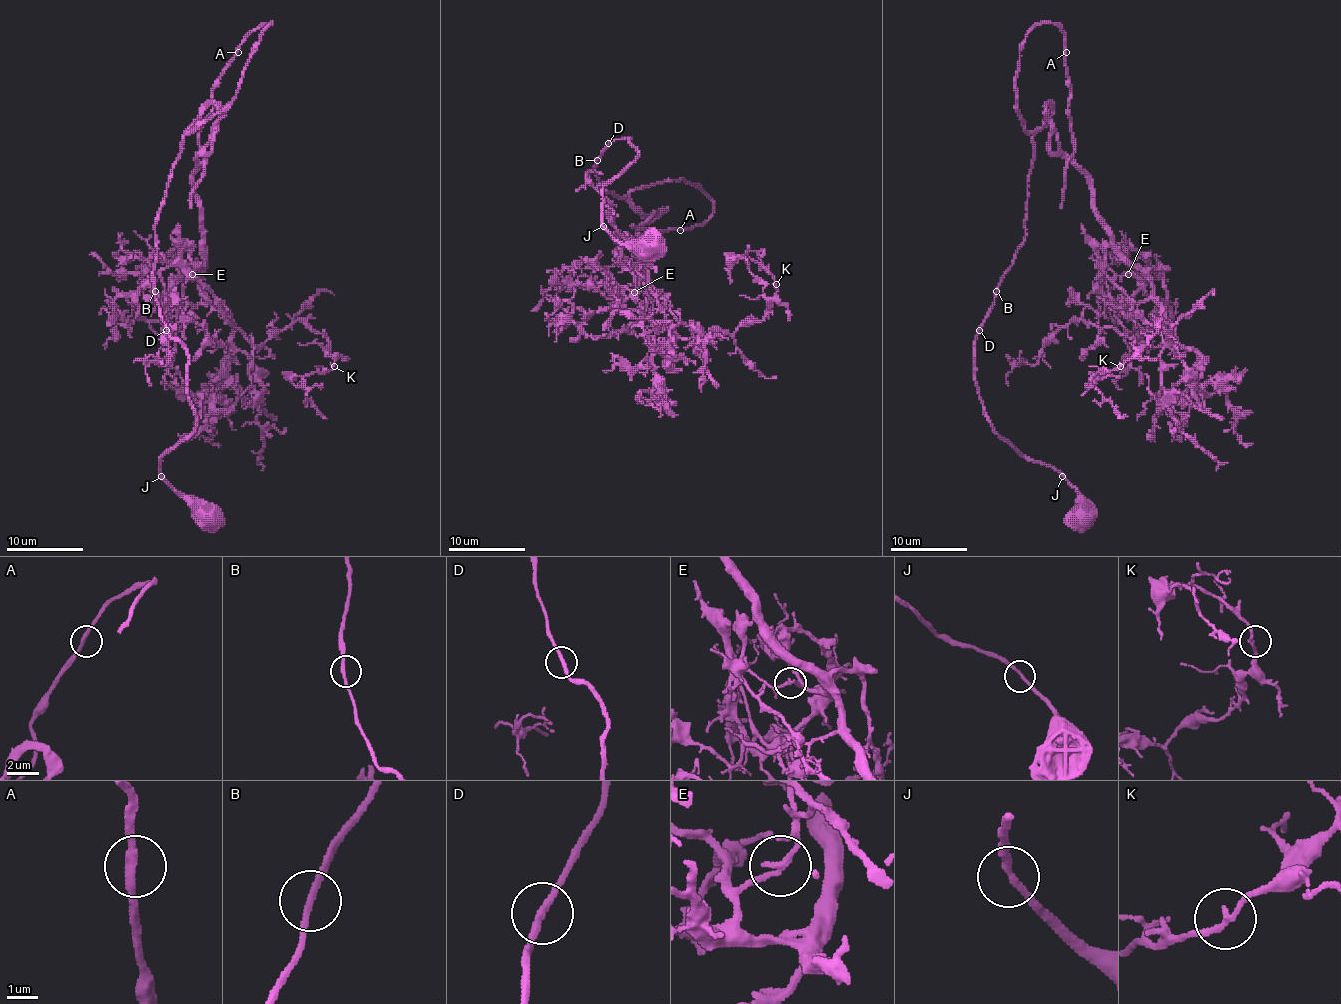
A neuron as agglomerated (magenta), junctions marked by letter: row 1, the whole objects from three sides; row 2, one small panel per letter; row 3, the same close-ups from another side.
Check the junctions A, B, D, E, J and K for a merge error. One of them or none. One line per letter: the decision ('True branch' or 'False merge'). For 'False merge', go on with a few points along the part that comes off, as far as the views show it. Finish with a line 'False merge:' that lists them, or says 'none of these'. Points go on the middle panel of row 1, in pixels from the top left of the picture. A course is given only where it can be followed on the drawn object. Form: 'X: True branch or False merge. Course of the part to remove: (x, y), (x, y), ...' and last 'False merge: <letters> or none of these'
A: True branch
B: True branch
D: True branch
E: False merge. Course of the part to remove: (634, 291), (643, 278), (678, 318), (707, 334), (732, 334), (770, 311), (776, 284), (745, 257), (763, 291)
J: True branch
K: True branch
False merge: E

